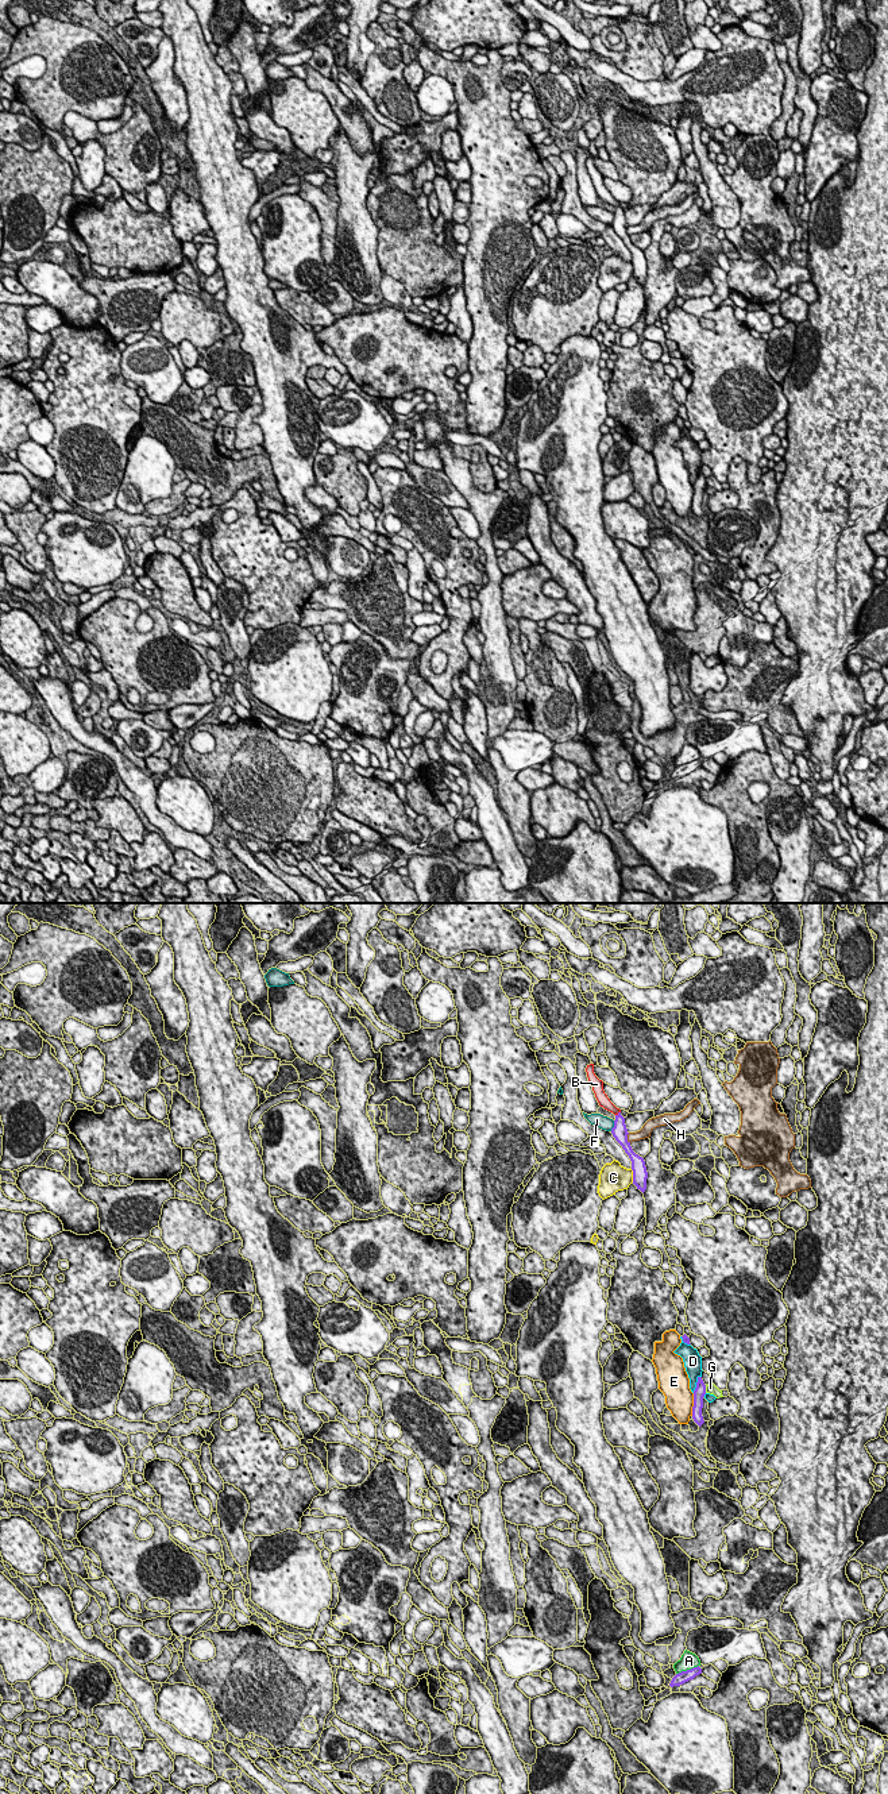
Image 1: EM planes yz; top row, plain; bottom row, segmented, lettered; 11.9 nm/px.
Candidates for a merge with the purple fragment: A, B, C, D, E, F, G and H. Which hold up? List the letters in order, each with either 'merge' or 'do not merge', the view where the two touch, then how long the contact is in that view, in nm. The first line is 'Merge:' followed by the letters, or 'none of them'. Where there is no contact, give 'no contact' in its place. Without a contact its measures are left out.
Merge: B
A: do not merge; contact in yz; length 300 nm
B: merge; contact in yz; length 80 nm
C: do not merge; contact in yz; length 160 nm
D: do not merge; contact in yz; length 240 nm
E: do not merge; contact in yz; length 280 nm
F: do not merge; contact in yz; length 140 nm
G: do not merge; contact in yz; length 100 nm
H: do not merge; contact in yz; length 130 nm

